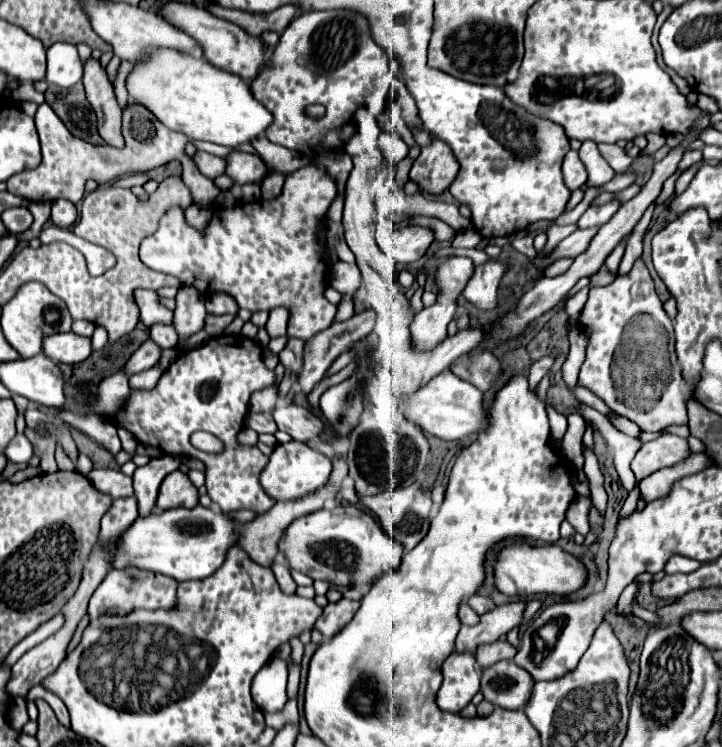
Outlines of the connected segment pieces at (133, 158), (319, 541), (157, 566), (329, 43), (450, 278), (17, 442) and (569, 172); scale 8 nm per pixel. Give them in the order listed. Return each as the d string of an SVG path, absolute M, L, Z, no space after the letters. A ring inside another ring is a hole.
M42 103L36 113L36 127L38 127L40 143L42 143L42 163L34 171L24 171L24 173L12 175L6 181L8 191L18 197L24 197L28 201L42 201L42 203L50 201L52 203L56 199L68 199L72 203L78 203L84 197L84 185L88 179L94 179L98 185L106 185L106 183L120 179L122 175L148 173L156 167L166 165L172 159L178 159L184 167L182 181L190 189L194 203L204 205L204 207L214 203L214 199L220 195L220 189L214 185L212 179L204 177L200 173L200 169L196 167L194 159L186 155L184 147L188 143L188 137L166 129L164 125L160 125L160 121L156 121L156 117L152 117L152 113L148 113L148 109L134 105L134 103L130 103L124 109L122 121L124 121L122 133L126 139L124 149L117 149L109 145L96 146L74 137L66 129L66 125L58 119L58 115L52 111L52 107L48 103Z
M340 505L332 511L318 509L314 513L294 519L284 531L284 539L278 543L290 569L310 575L312 579L326 579L328 583L342 587L372 585L382 571L398 569L402 545L390 541L380 525L354 505Z
M196 505L194 509L168 509L162 513L150 513L148 517L138 517L108 549L110 553L110 567L112 569L126 569L126 567L138 567L152 573L168 575L176 581L190 581L190 579L204 579L210 577L226 557L226 551L230 545L234 545L234 529L238 527L236 521L232 521L224 513L216 513L212 509L206 509L202 505Z
M308 11L284 29L280 41L260 73L250 81L252 95L272 113L266 137L300 155L314 157L318 151L344 147L356 129L354 113L364 101L374 79L390 73L384 57L368 31L368 21L352 11ZM320 103L326 107L322 119L304 115L304 107Z
M454 256L438 267L436 271L436 283L438 285L436 303L432 307L424 307L412 321L412 341L414 341L416 349L424 351L424 349L430 349L442 341L442 337L446 335L448 323L454 319L454 313L458 307L458 297L464 291L466 283L470 281L472 275L474 275L474 263L468 257Z
M16 435L14 441L4 449L4 455L12 463L26 463L32 457L32 445L24 435Z
M570 151L564 159L564 165L562 165L562 177L564 177L564 185L570 189L570 191L576 191L580 187L584 187L584 181L586 181L586 173L584 173L584 165L580 165L580 159L578 159L578 153L576 151Z

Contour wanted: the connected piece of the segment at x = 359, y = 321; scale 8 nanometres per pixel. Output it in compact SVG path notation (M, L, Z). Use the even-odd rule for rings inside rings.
M366 309L362 313L356 313L352 315L348 321L342 321L342 323L334 323L330 325L328 329L324 329L322 333L316 333L312 339L306 341L306 347L304 347L304 365L300 369L300 375L298 375L298 383L302 387L304 393L310 393L326 375L328 367L334 363L334 359L344 353L352 343L360 341L362 337L366 337L368 333L372 333L374 329L374 323L376 323L376 313L372 309Z

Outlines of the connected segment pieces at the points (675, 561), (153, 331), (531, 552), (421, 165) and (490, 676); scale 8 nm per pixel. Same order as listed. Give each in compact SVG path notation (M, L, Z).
M674 555L668 563L666 563L666 573L690 573L690 571L696 571L702 563L696 561L696 559L688 559L688 557L682 557L682 555Z
M154 323L154 325L150 327L150 339L154 339L158 345L162 345L162 349L170 349L170 347L176 345L178 333L176 333L174 325Z
M514 543L500 549L494 563L494 583L496 589L510 597L524 597L536 593L548 595L568 595L580 589L586 581L586 567L570 553L562 551L558 545L532 547L528 543Z
M432 137L428 145L420 147L420 155L412 165L410 179L416 181L422 191L440 195L444 189L450 187L450 181L456 177L456 169L458 161L450 145L438 141L438 137Z
M498 661L482 669L480 691L484 699L502 709L522 709L532 693L534 679L526 669L520 669L514 661Z

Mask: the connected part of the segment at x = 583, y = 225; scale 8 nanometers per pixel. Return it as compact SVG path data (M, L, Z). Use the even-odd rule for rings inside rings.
M612 199L600 207L588 207L586 213L580 217L578 221L578 227L580 229L588 229L588 227L600 227L604 225L606 221L610 221L610 217L618 211L620 207L620 201L618 199Z

